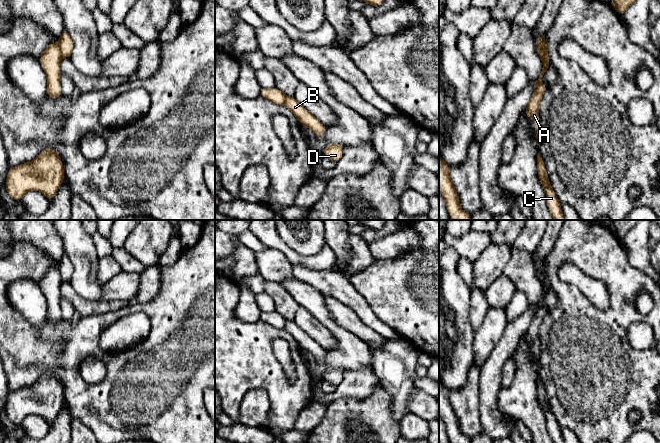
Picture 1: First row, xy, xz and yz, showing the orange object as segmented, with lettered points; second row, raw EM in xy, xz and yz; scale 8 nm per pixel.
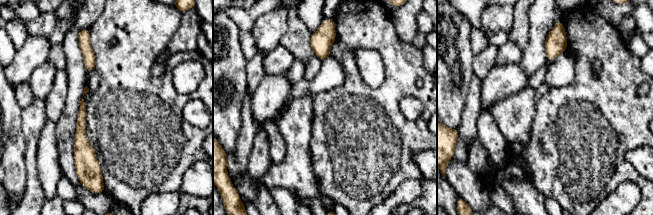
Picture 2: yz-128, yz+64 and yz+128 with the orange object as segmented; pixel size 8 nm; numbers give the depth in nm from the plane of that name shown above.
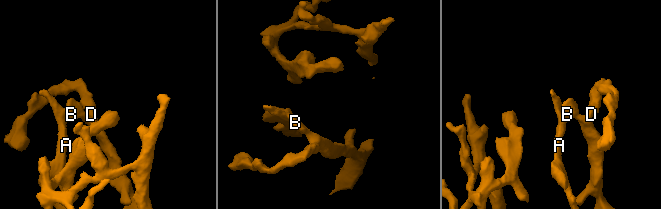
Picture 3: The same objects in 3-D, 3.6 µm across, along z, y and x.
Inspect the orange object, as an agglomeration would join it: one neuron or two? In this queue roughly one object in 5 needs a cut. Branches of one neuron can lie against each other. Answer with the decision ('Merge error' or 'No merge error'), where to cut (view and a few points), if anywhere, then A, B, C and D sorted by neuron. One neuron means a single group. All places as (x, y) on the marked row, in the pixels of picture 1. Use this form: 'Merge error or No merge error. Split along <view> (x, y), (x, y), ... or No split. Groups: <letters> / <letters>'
Merge error. Split along xy (58, 44), (62, 57). Groups: A C / B D

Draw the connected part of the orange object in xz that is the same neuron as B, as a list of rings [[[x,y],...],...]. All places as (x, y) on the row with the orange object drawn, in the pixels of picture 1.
[[[286,96],[284,105],[295,115],[301,125],[311,129],[317,137],[325,134],[326,126],[301,106],[294,97]]]

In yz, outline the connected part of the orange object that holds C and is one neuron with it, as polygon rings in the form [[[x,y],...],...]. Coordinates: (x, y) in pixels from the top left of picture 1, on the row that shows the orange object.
[[[539,153],[537,154],[537,171],[540,183],[546,193],[547,204],[553,219],[565,220],[561,211],[561,203],[557,199],[556,194],[553,188],[551,187],[549,178],[547,176],[545,163]]]

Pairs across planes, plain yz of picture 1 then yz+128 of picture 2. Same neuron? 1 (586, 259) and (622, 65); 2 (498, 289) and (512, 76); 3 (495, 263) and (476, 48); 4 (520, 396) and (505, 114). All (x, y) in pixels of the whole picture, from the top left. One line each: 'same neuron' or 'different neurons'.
1: same neuron
2: different neurons
3: different neurons
4: same neuron

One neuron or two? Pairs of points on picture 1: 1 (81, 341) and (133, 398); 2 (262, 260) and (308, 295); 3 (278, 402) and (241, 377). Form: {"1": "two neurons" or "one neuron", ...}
{"1": "one neuron", "2": "two neurons", "3": "one neuron"}

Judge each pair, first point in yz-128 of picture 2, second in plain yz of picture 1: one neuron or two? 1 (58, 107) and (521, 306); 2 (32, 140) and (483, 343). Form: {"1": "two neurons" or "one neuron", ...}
{"1": "one neuron", "2": "one neuron"}

